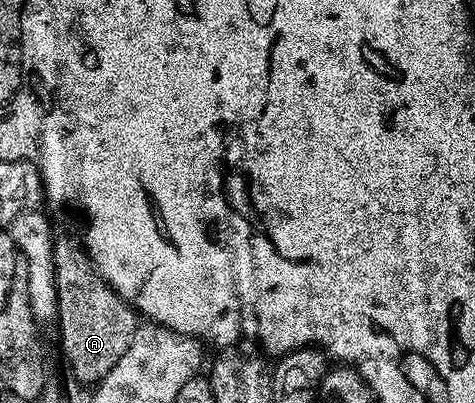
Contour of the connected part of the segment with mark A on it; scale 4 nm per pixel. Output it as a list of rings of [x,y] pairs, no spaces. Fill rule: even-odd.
[[[56,237],[53,244],[53,268],[57,280],[57,327],[63,358],[71,374],[79,382],[98,384],[113,369],[113,364],[125,356],[129,340],[140,326],[136,307],[119,295],[99,274],[99,269],[87,254],[87,247],[78,237]]]

